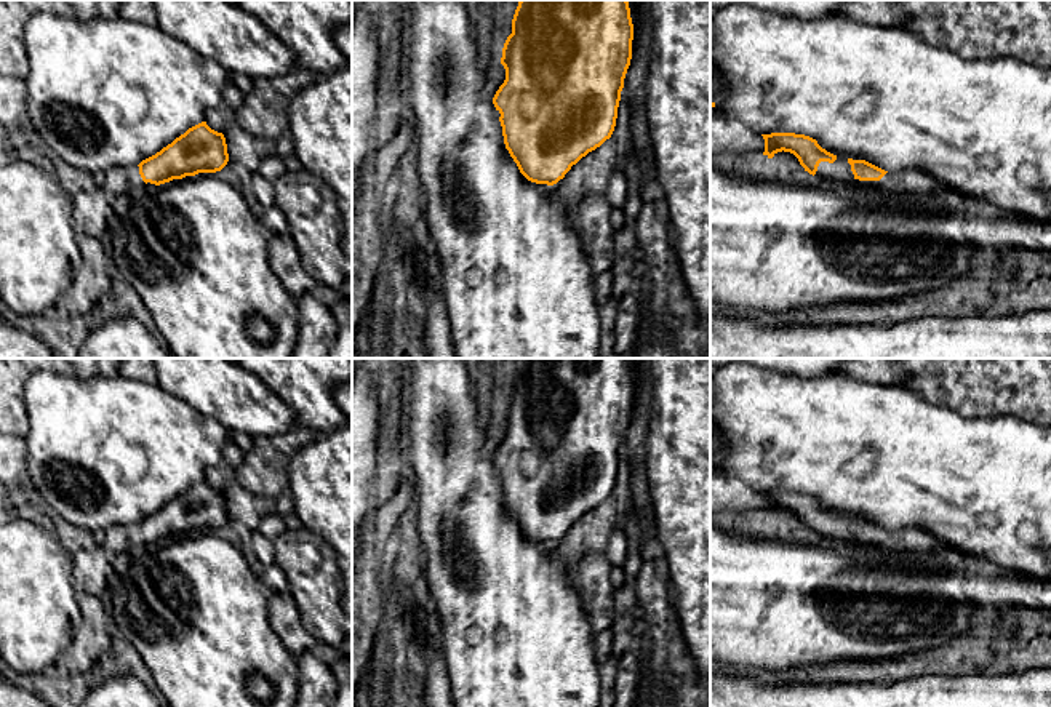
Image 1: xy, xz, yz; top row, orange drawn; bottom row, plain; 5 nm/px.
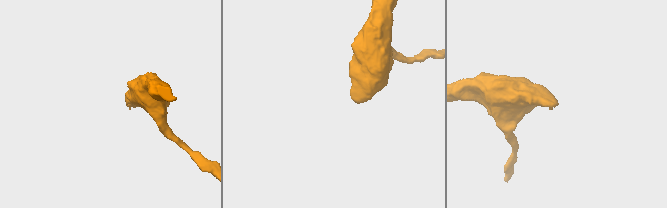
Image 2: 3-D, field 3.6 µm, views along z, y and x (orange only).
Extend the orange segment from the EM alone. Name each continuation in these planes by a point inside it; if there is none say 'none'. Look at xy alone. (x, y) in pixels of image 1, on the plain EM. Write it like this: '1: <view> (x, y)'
1: xy (119, 541)

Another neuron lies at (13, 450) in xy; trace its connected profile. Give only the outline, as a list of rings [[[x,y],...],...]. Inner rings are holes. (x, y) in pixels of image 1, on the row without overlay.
[[[0,433],[0,481],[8,488],[27,486],[27,443],[24,437]]]

